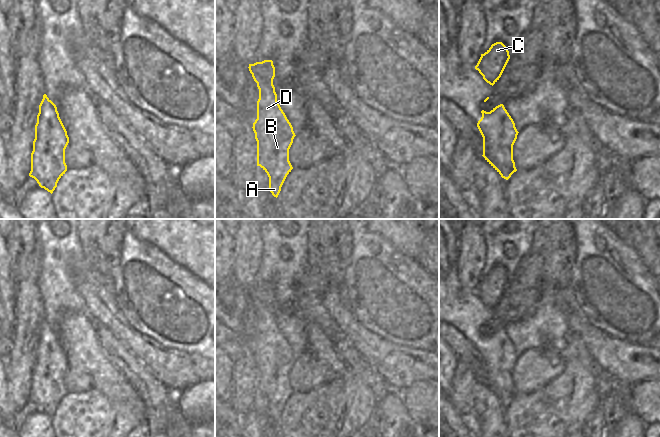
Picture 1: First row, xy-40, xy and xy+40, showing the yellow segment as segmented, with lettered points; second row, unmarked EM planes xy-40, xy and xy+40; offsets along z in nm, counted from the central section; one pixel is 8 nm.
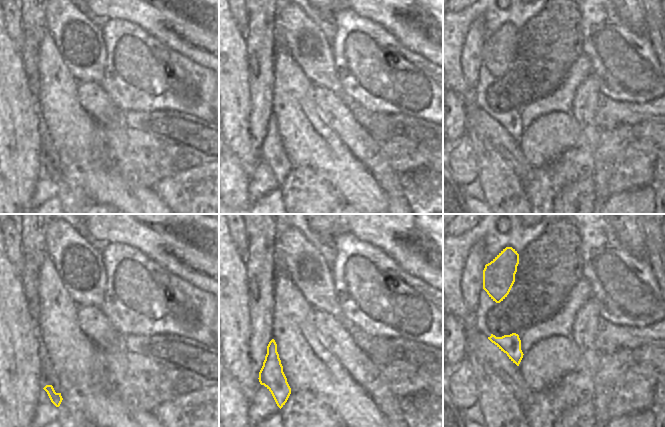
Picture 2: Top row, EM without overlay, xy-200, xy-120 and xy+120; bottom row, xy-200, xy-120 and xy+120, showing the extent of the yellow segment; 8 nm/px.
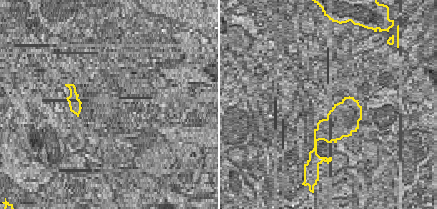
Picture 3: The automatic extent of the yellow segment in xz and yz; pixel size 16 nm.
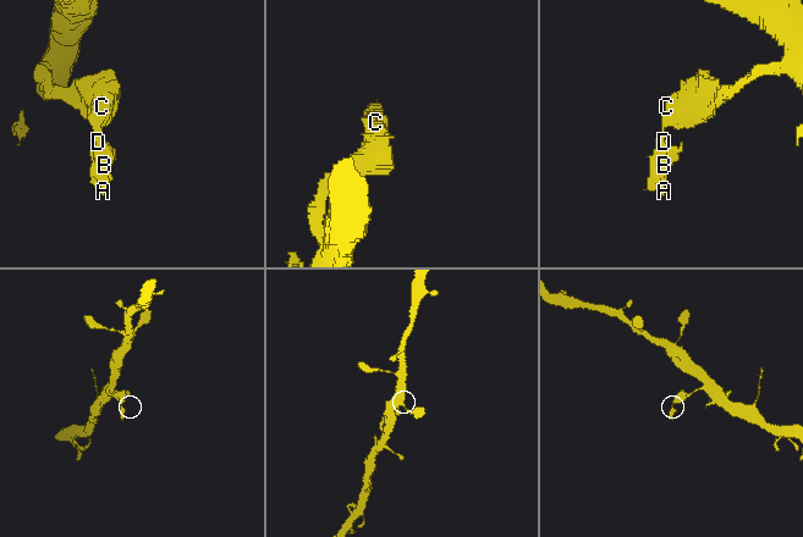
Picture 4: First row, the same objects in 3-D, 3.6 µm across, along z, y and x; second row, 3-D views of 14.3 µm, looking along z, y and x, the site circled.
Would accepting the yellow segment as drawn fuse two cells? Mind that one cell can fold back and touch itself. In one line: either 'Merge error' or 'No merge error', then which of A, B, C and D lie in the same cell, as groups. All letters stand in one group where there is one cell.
Merge error. Groups: A B D / C.

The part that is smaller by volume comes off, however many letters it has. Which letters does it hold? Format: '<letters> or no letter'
A, B, D

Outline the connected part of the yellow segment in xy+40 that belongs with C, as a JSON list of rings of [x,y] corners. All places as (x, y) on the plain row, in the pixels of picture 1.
[[[496,266],[484,277],[475,290],[475,293],[490,309],[494,309],[501,301],[508,285],[509,275],[502,266]]]

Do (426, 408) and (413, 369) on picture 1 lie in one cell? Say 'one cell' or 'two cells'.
two cells

